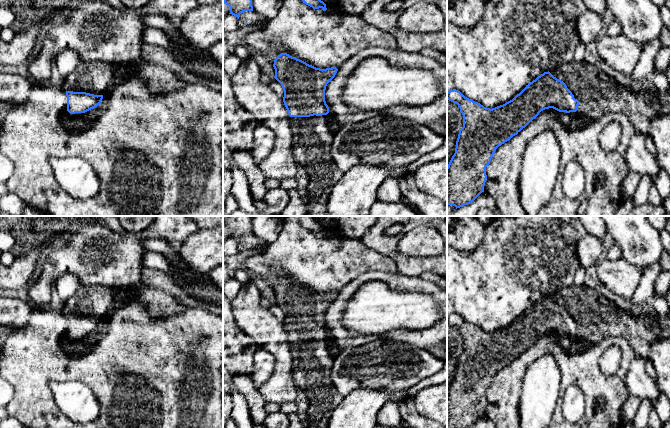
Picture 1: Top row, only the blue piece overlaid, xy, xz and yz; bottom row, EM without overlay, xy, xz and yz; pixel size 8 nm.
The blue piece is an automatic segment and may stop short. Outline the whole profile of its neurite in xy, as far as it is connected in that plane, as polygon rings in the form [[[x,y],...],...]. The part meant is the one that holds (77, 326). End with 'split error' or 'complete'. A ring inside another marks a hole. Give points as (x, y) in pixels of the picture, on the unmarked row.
[[[82,285],[63,307],[70,338],[85,337],[97,331],[105,316],[115,307],[118,292],[108,286]]]; split error

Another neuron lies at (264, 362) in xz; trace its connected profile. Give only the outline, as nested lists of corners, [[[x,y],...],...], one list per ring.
[[[259,348],[255,353],[253,372],[249,375],[256,389],[260,389],[274,372],[276,360],[273,354],[266,348]]]

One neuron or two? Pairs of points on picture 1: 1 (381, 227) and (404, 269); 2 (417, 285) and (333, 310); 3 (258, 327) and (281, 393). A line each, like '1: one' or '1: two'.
1: one
2: one
3: one

